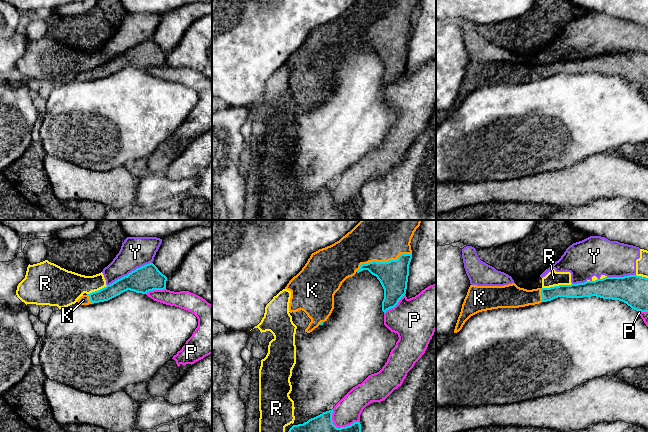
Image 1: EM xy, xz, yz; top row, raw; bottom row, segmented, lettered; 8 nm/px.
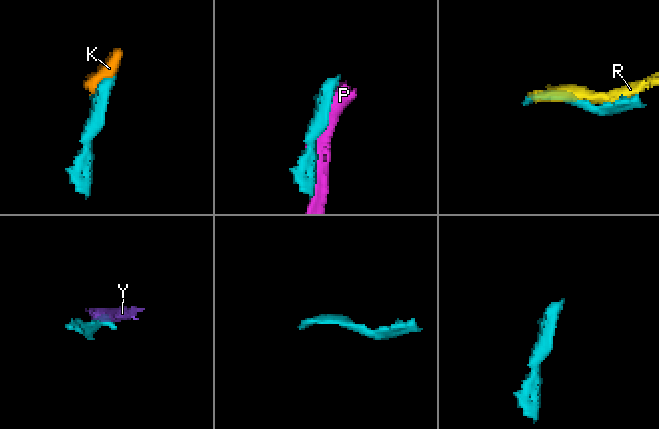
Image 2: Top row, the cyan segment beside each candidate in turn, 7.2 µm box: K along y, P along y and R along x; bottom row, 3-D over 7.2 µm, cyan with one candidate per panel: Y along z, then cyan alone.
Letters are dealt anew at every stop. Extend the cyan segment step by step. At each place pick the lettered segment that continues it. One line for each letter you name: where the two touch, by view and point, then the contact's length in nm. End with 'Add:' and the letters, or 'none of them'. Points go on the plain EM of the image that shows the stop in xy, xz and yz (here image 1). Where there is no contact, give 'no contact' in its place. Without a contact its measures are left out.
K: meets cyan in xz at (382, 38); contact 480 nm long
Add: K

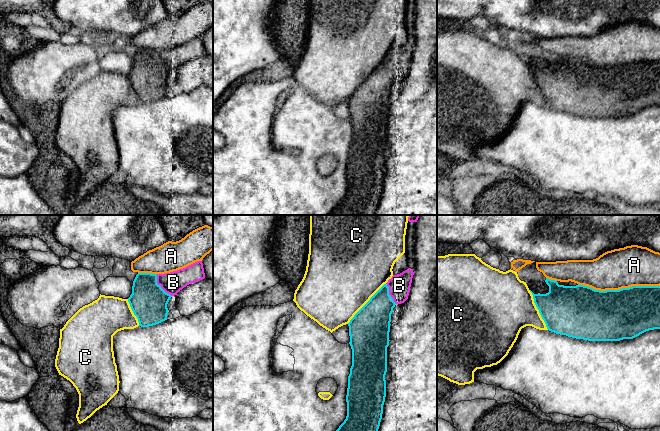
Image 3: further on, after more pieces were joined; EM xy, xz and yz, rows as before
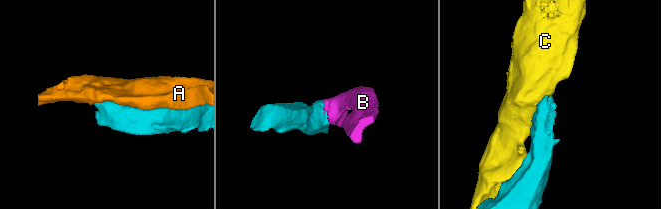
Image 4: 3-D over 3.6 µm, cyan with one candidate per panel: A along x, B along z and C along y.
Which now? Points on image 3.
B: meets cyan in xy at (160, 62); contact 220 nm long
Add: B

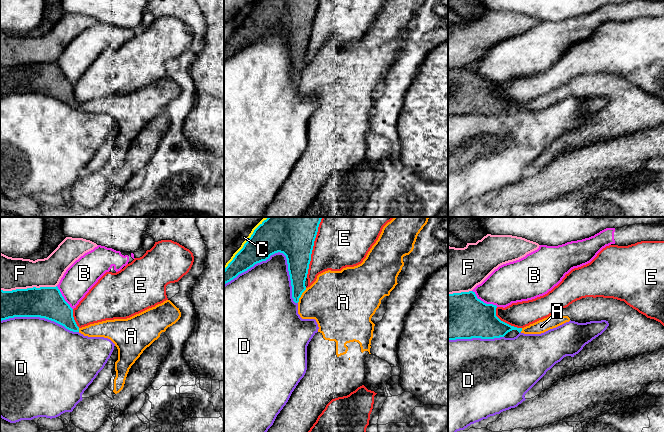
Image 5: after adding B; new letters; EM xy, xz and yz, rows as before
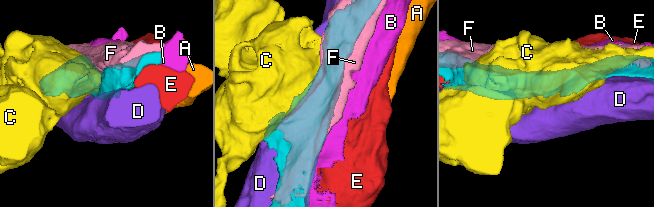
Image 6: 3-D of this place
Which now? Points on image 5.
Add: none of them

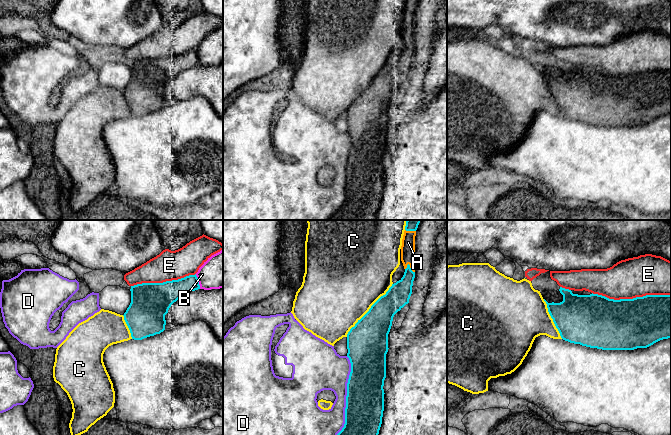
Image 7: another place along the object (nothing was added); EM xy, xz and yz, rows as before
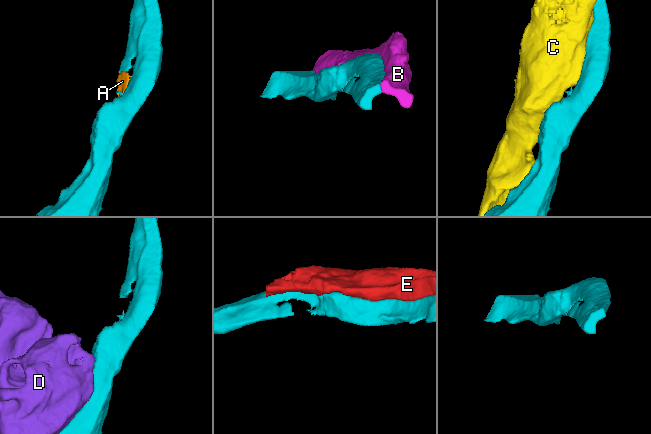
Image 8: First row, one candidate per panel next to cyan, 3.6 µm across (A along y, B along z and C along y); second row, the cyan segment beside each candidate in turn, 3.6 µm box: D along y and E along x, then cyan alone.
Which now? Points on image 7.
A: meets cyan in xz at (410, 44); contact 90 nm long
Add: A

